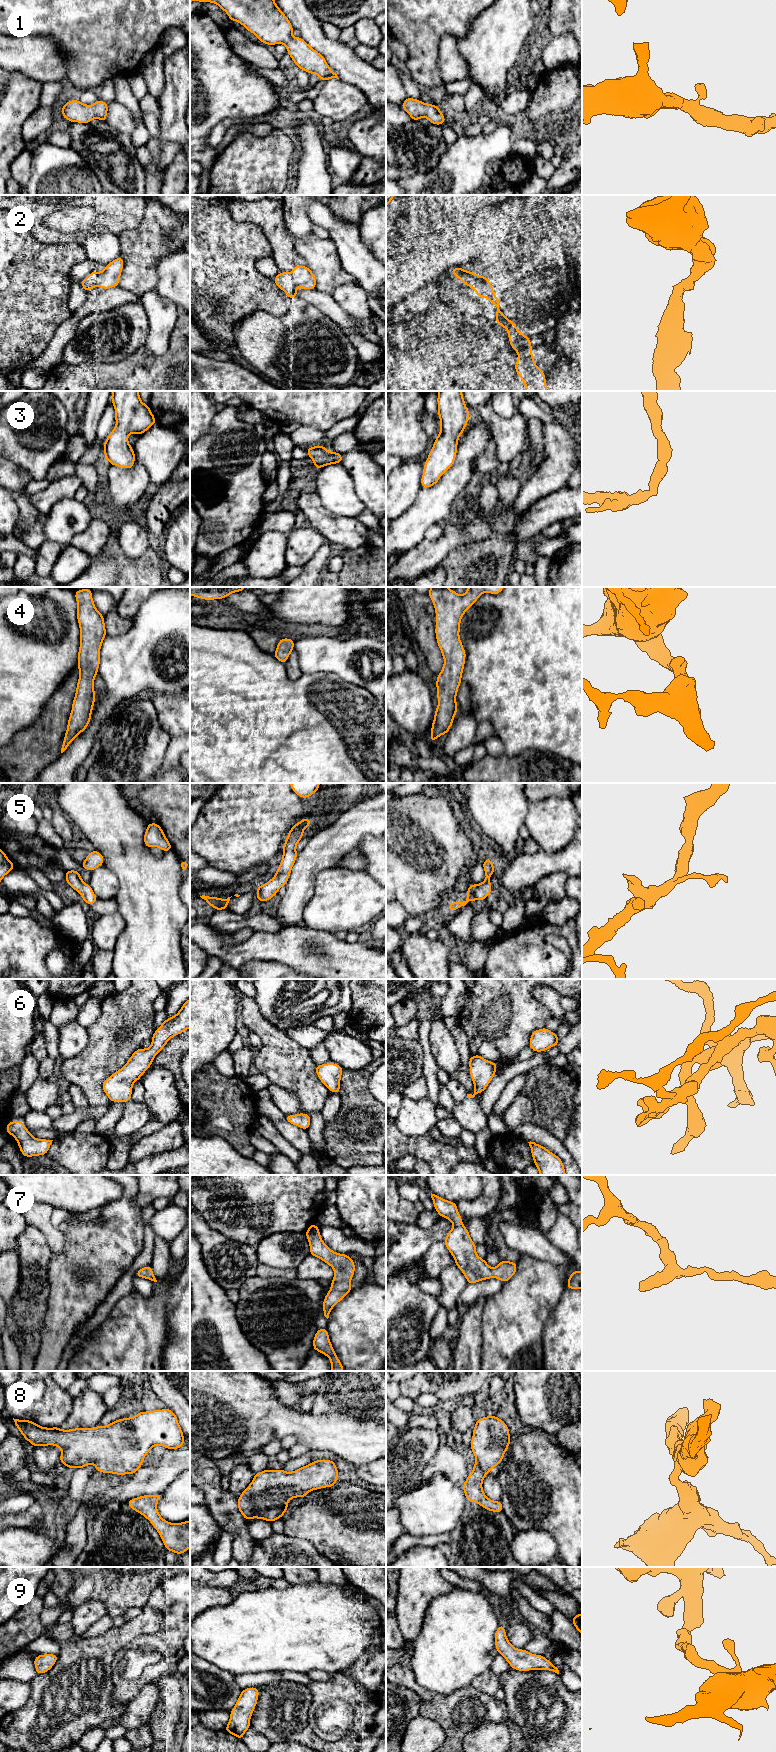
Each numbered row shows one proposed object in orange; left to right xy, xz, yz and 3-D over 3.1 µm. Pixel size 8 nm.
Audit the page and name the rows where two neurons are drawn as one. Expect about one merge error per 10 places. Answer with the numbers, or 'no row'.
no row

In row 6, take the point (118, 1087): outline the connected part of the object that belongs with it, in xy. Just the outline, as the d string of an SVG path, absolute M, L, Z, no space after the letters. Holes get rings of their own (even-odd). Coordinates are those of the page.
M190 998L182 1005L179 1012L167 1018L152 1036L149 1048L137 1049L124 1067L109 1076L102 1085L103 1091L111 1102L125 1103L131 1100L133 1084L153 1063L155 1056L167 1042L176 1035L190 1028Z

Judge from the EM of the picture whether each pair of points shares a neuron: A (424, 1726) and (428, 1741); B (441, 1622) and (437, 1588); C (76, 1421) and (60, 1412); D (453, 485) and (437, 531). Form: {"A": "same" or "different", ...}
{"A": "same", "B": "different", "C": "different", "D": "different"}

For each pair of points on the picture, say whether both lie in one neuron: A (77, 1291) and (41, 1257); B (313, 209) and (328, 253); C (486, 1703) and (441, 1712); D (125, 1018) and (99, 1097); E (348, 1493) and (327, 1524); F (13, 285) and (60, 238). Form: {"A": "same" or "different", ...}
{"A": "different", "B": "different", "C": "same", "D": "same", "E": "same", "F": "different"}

